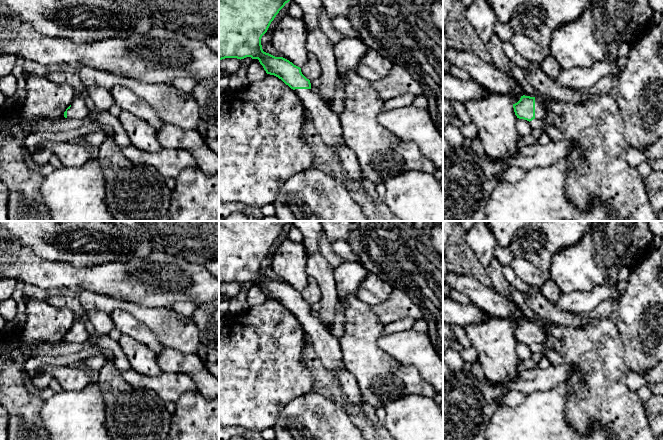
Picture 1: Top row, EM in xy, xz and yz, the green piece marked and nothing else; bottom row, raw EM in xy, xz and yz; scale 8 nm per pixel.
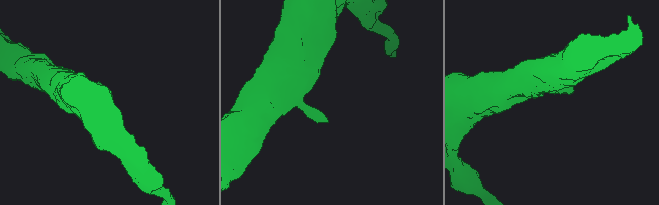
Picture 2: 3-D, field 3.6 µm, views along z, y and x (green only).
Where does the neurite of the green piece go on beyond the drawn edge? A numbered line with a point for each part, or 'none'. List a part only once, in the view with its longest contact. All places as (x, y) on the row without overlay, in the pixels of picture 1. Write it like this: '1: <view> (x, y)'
1: yz (540, 333)

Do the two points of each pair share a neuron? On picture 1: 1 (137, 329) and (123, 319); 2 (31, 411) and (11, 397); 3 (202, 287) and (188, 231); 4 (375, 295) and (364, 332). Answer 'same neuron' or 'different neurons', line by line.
1: same neuron
2: same neuron
3: different neurons
4: different neurons

